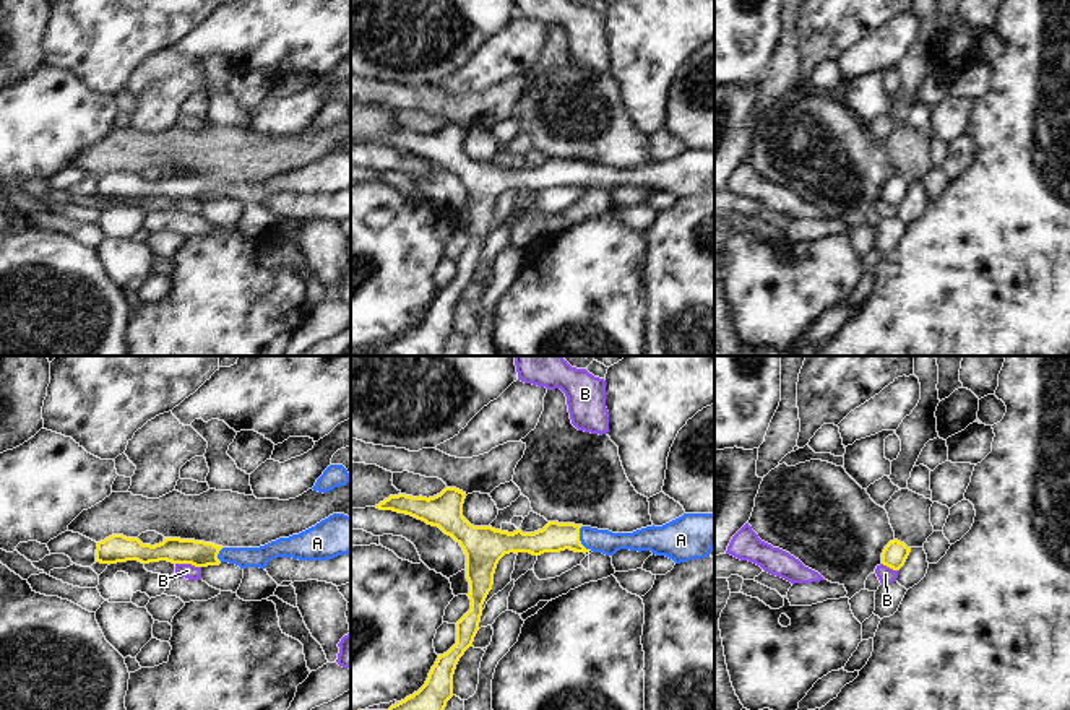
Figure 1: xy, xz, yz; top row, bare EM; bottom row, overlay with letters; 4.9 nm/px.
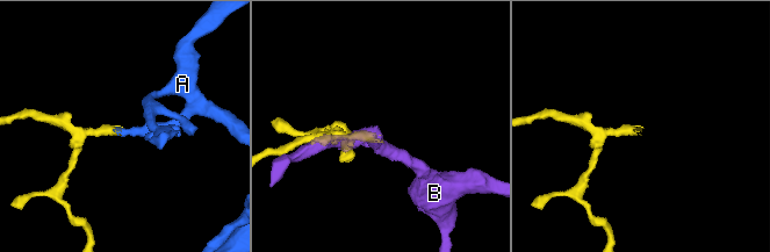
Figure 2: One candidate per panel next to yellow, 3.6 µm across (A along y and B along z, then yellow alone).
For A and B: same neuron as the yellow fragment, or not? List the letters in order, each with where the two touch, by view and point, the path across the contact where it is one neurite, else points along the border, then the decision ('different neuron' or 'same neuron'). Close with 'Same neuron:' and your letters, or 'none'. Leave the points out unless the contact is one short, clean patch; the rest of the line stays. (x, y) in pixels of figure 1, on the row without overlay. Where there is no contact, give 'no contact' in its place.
A: contact xz (578, 176); way xz (554, 173), (578, 176), (604, 177); same neuron
B: contact xy (189, 199); border xy (176, 199), (190, 199), (200, 203); different neuron
Same neuron: A

